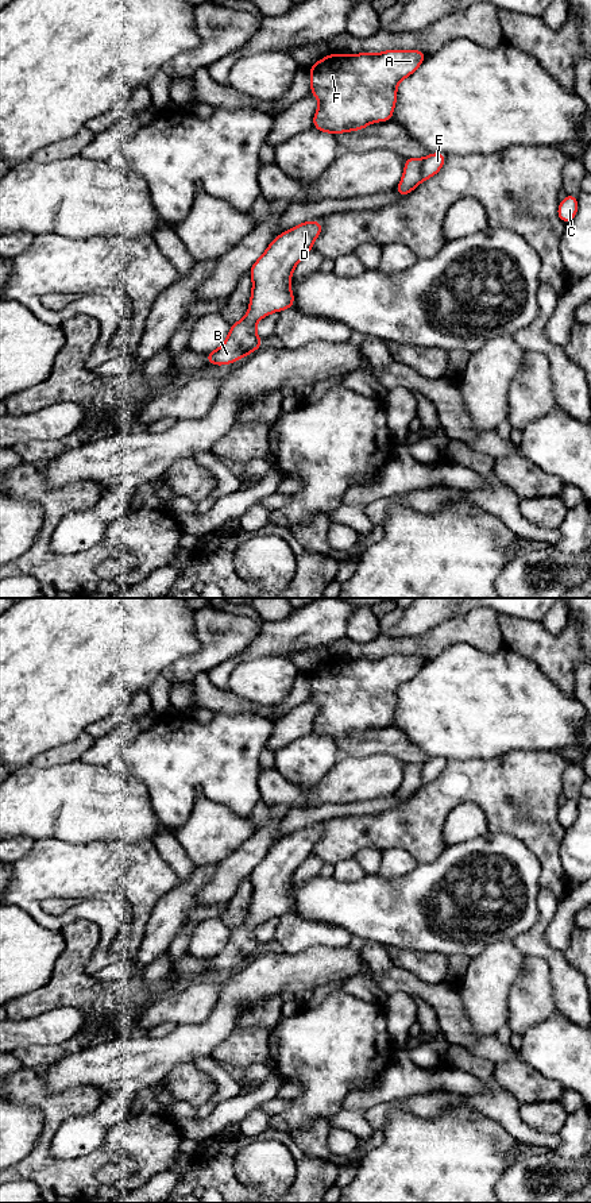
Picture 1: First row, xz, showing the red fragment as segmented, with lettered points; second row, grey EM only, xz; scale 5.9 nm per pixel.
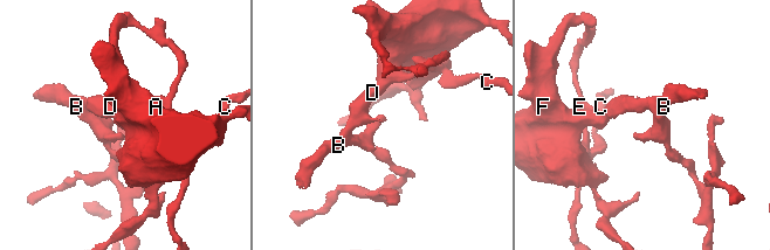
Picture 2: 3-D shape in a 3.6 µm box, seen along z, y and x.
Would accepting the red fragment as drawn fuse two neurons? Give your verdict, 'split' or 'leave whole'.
split

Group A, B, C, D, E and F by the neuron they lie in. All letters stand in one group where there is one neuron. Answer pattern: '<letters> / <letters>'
A B C D F / E

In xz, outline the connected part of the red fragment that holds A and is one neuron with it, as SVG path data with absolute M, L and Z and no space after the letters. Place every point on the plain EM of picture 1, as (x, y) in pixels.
M421 655L331 658L312 668L310 699L320 706L313 732L335 740L359 736L374 726L391 726L398 689L426 662Z

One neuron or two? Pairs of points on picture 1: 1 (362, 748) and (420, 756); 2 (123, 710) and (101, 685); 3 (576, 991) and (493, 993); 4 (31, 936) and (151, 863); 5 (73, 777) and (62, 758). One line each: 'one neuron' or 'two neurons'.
1: one neuron
2: two neurons
3: two neurons
4: two neurons
5: two neurons

